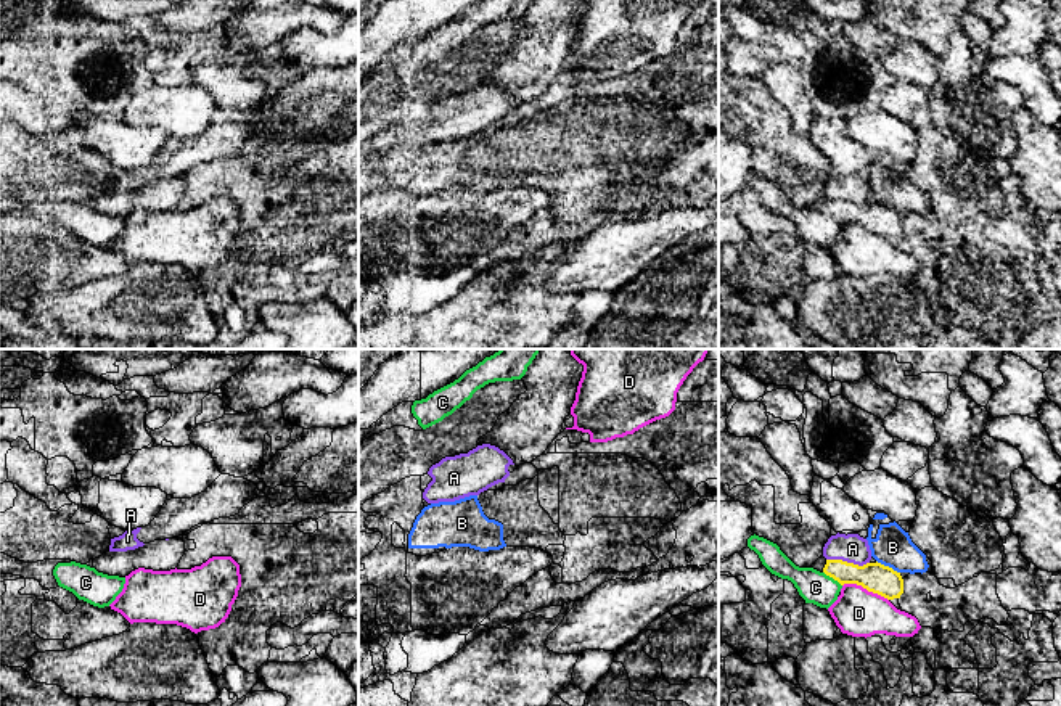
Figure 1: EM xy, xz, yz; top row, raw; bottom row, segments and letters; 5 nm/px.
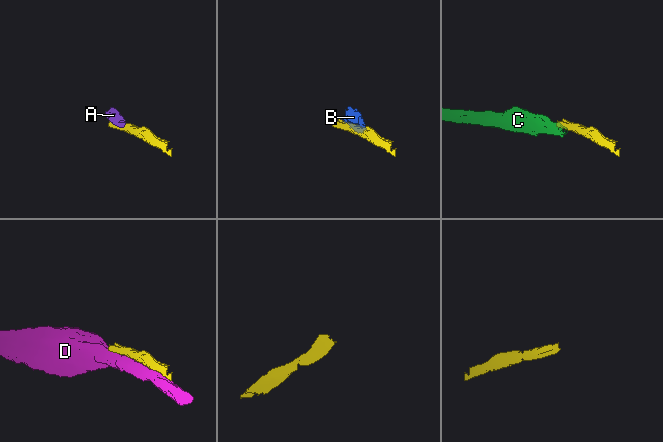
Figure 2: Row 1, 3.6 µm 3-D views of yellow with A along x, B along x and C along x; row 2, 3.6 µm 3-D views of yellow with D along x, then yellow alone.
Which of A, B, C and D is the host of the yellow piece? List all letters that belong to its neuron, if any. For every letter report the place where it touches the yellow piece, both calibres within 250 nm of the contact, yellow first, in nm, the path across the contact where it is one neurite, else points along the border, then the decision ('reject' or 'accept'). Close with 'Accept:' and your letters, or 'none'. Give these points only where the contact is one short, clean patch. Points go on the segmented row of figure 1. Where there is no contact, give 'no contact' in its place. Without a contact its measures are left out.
A: contact yz (846, 562); calibres 150 and 140 nm; border yz (827, 558), (841, 558), (859, 565), (868, 563); reject
B: contact yz (888, 566); calibres 150 and 200 nm; border yz (876, 560), (899, 573); reject
C: contact yz (833, 578); calibres 150 and 160 nm; border yz (823, 571), (841, 586); reject
D: contact yz (865, 587); calibres 150 and 240 nm; reject
Accept: none

